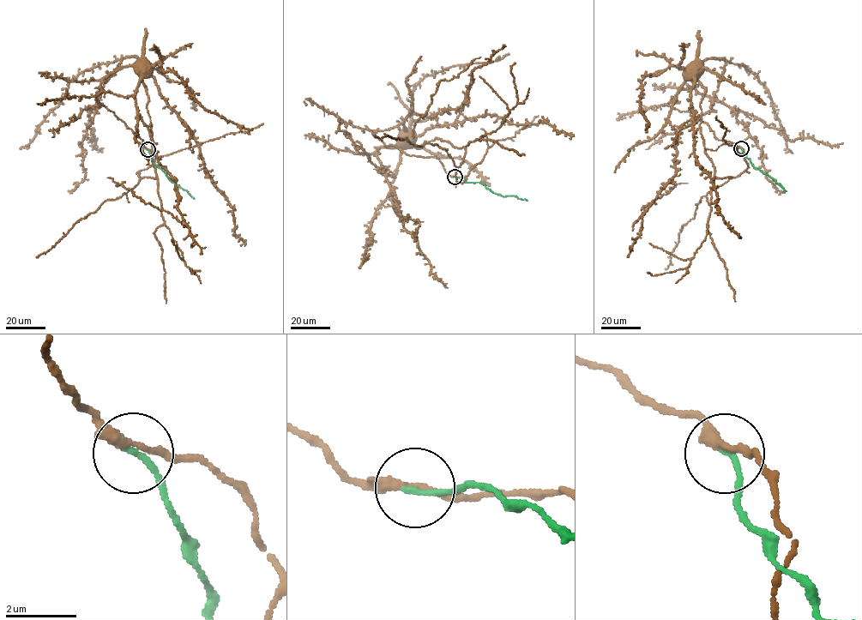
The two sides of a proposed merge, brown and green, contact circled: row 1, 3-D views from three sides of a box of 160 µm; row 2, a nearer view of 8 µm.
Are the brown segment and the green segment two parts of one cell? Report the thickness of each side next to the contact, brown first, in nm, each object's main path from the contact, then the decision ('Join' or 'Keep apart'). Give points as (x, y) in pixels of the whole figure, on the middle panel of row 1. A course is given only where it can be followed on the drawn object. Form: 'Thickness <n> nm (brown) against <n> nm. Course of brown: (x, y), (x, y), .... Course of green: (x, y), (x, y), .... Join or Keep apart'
Thickness 200 nm (brown) against 150 nm. Course of brown: (455, 177), (438, 159), (407, 154), (385, 145), (368, 129), (382, 130), (402, 123), (405, 131). Course of green: (455, 177), (466, 182), (479, 183), (503, 196), (515, 195), (527, 200). Keep apart

